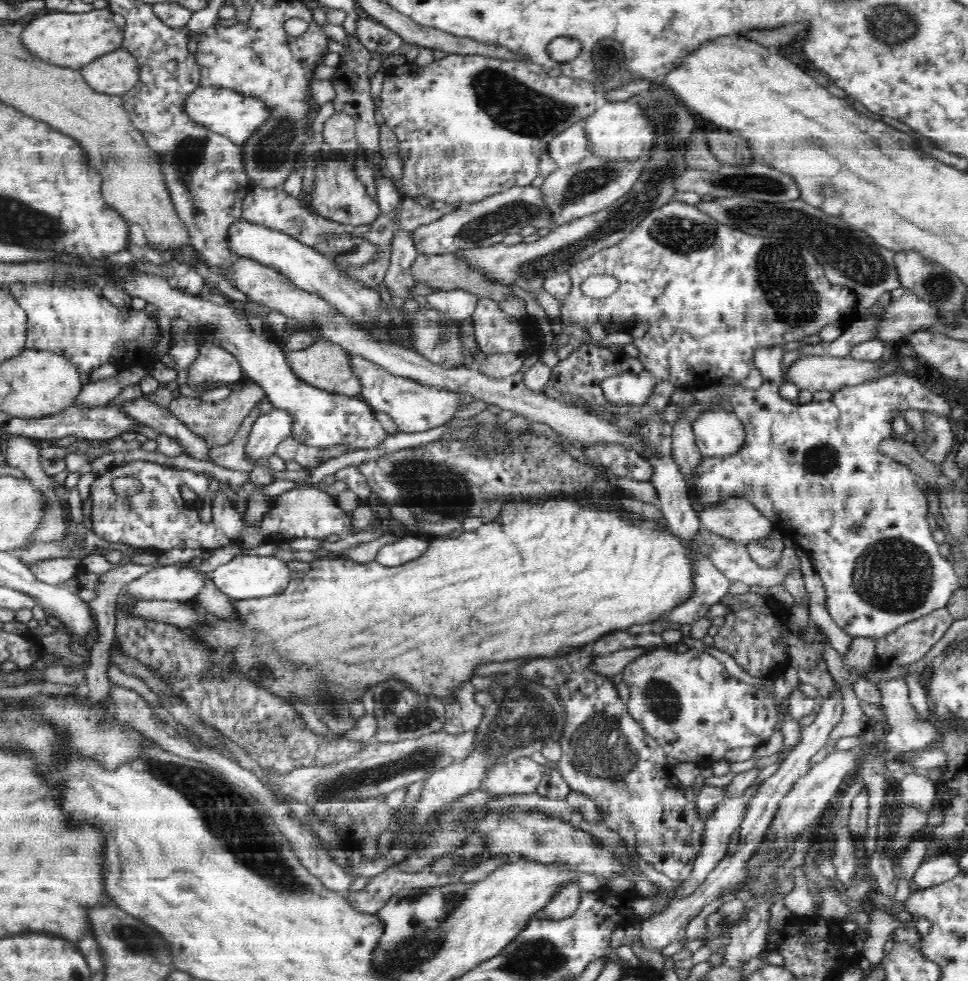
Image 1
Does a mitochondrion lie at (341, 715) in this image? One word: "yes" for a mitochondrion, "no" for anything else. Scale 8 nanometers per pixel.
yes

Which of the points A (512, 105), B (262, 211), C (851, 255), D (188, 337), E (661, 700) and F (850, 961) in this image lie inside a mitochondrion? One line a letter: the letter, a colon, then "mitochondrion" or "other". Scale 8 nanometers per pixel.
A: mitochondrion
B: other
C: mitochondrion
D: mitochondrion
E: mitochondrion
F: other

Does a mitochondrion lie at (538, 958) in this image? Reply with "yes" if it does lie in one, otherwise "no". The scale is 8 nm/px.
yes

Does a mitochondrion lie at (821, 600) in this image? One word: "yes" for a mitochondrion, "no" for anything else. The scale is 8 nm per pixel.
no

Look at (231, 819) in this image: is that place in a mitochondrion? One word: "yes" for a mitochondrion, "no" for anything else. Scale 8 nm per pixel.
yes

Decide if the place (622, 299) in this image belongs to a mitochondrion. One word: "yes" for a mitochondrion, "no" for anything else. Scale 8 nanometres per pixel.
no

